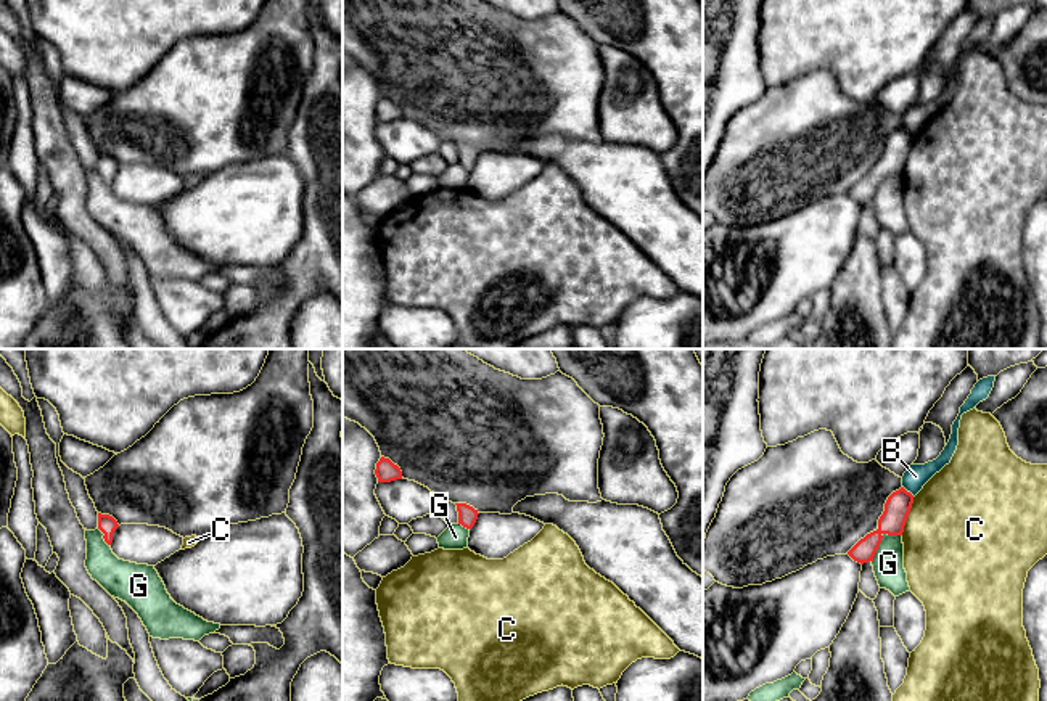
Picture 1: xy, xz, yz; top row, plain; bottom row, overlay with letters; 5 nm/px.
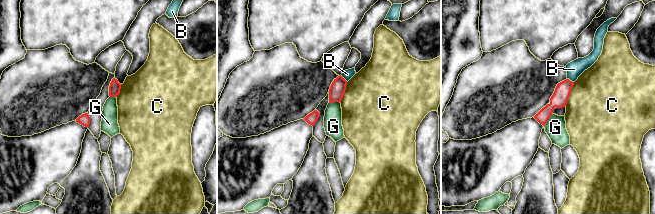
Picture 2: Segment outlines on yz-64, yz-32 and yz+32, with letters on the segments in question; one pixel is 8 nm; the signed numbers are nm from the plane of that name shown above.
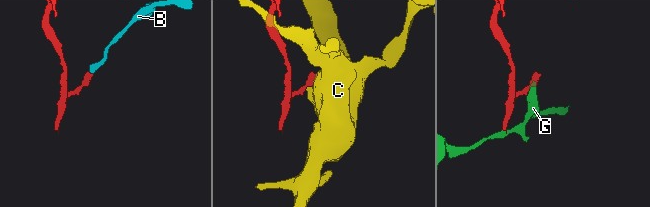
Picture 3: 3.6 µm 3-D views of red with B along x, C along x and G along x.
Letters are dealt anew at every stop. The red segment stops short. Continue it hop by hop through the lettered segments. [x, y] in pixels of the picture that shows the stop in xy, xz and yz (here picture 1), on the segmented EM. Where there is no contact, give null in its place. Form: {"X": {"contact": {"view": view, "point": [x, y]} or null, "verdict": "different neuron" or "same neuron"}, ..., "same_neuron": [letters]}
{"B": {"contact": {"view": "yz", "point": [909, 492]}, "verdict": "different neuron"}, "C": {"contact": {"view": "yz", "point": [907, 515]}, "verdict": "different neuron"}, "G": {"contact": {"view": "yz", "point": [880, 541]}, "verdict": "different neuron"}, "same_neuron": []}

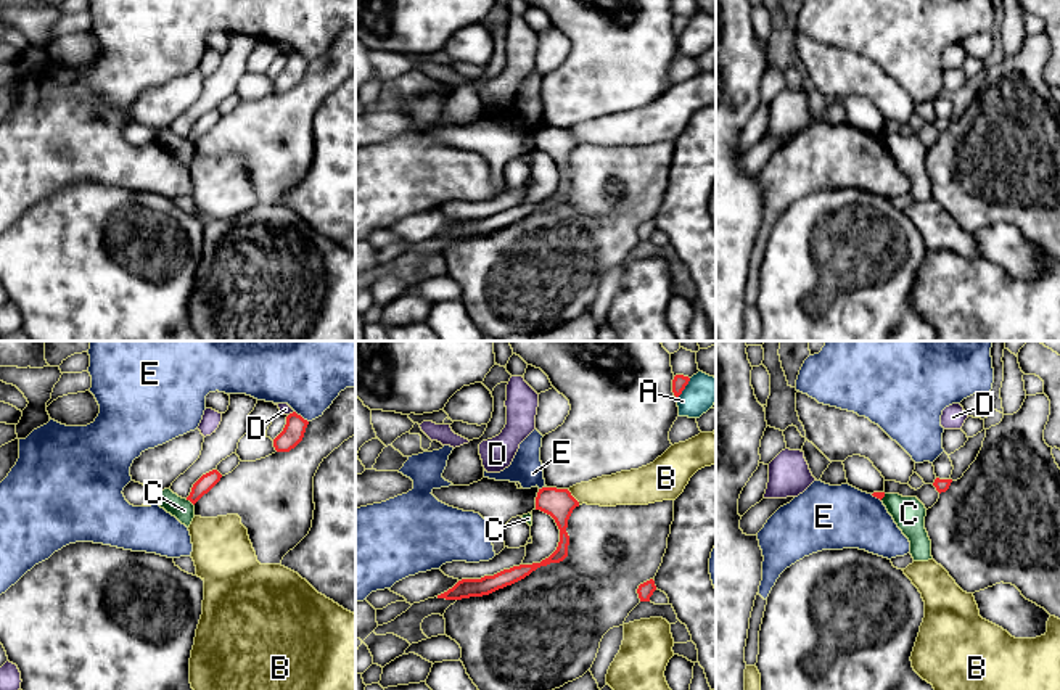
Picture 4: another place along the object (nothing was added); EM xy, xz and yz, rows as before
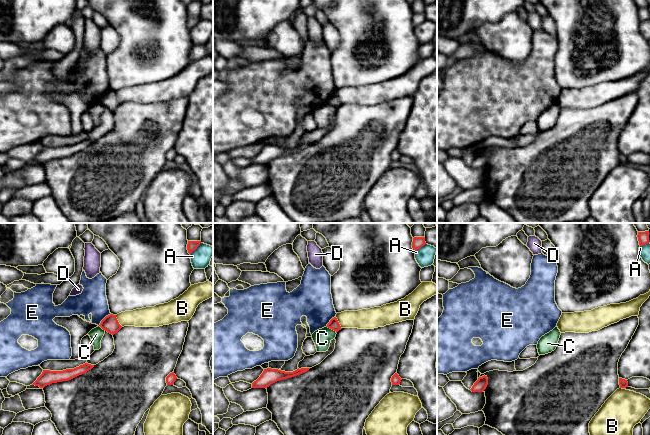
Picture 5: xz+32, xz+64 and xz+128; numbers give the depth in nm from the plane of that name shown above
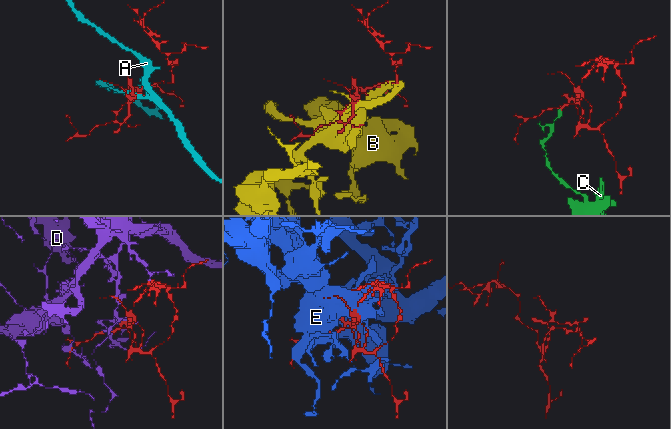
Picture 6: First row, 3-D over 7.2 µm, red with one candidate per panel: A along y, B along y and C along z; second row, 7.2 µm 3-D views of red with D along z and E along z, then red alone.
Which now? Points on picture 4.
{"A": {"contact": {"view": "xz", "point": [684, 388]}, "verdict": "different neuron"}, "B": {"contact": {"view": "xz", "point": [573, 497]}, "verdict": "different neuron"}, "C": {"contact": {"view": "xy", "point": [190, 501]}, "verdict": "different neuron"}, "D": {"contact": {"view": "xy", "point": [290, 414]}, "verdict": "different neuron"}, "E": {"contact": {"view": "xy", "point": [299, 415]}, "verdict": "different neuron"}, "same_neuron": []}

